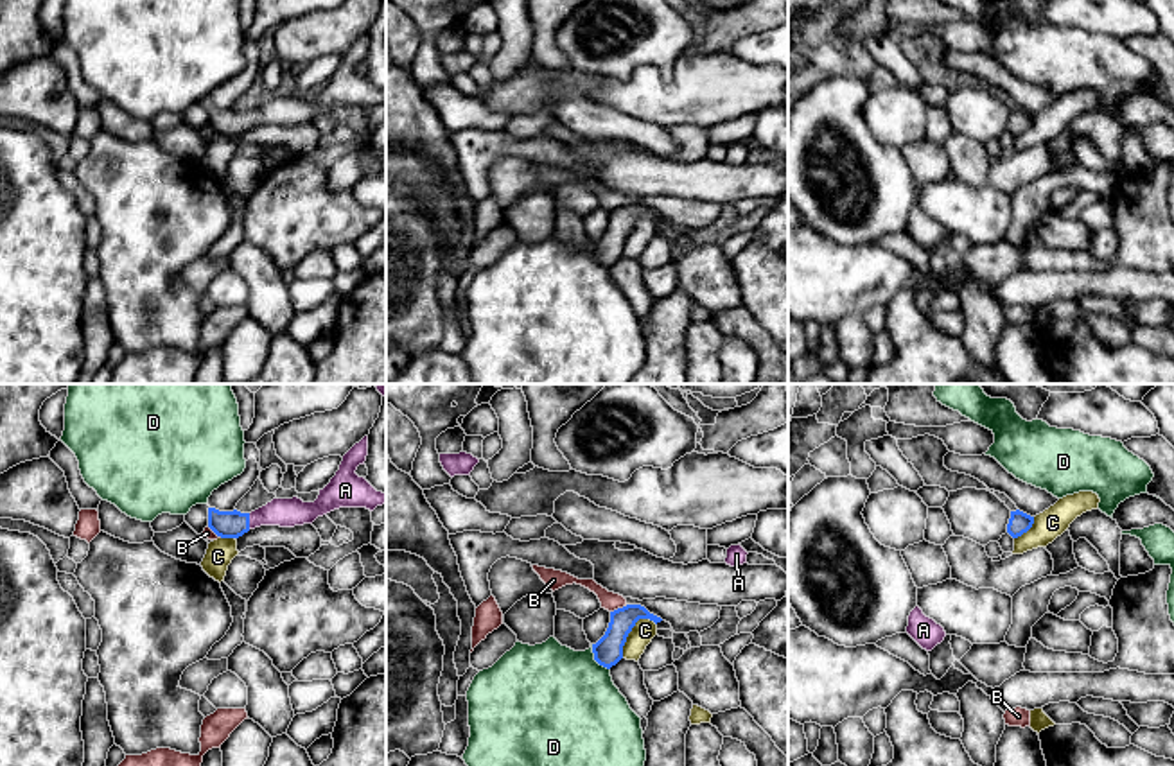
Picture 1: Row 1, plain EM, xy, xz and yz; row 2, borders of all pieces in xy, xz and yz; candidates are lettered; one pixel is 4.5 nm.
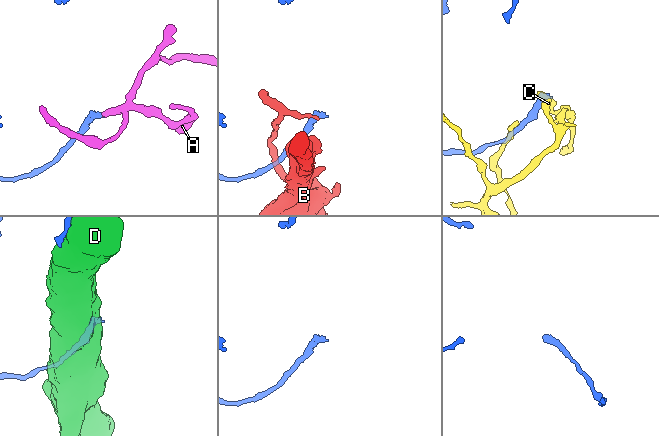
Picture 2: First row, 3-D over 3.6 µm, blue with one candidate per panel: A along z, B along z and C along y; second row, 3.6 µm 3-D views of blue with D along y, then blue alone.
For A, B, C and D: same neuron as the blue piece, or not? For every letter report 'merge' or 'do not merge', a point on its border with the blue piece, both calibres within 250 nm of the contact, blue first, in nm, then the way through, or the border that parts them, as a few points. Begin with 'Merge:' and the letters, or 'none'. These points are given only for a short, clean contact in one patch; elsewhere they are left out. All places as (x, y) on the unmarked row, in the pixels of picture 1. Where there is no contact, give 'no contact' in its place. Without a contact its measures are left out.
Merge: A
A: merge | xy (248, 119) | 130/130 nm | across xy (227, 122), (248, 119), (279, 110), (293, 110)
B: do not merge | xz (618, 207) | 130/90 nm
C: do not merge | xz (630, 228) | 130/100 nm
D: do not merge | xz (595, 257) | 130/480 nm

